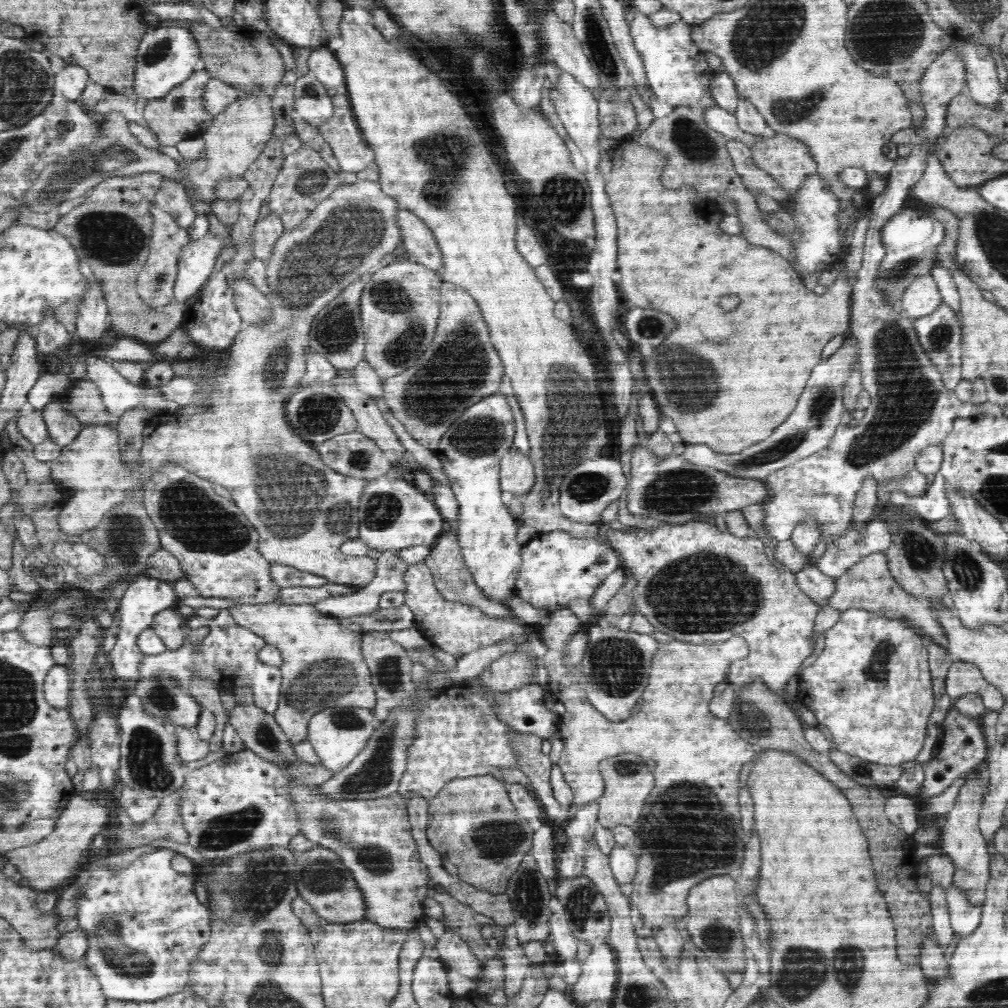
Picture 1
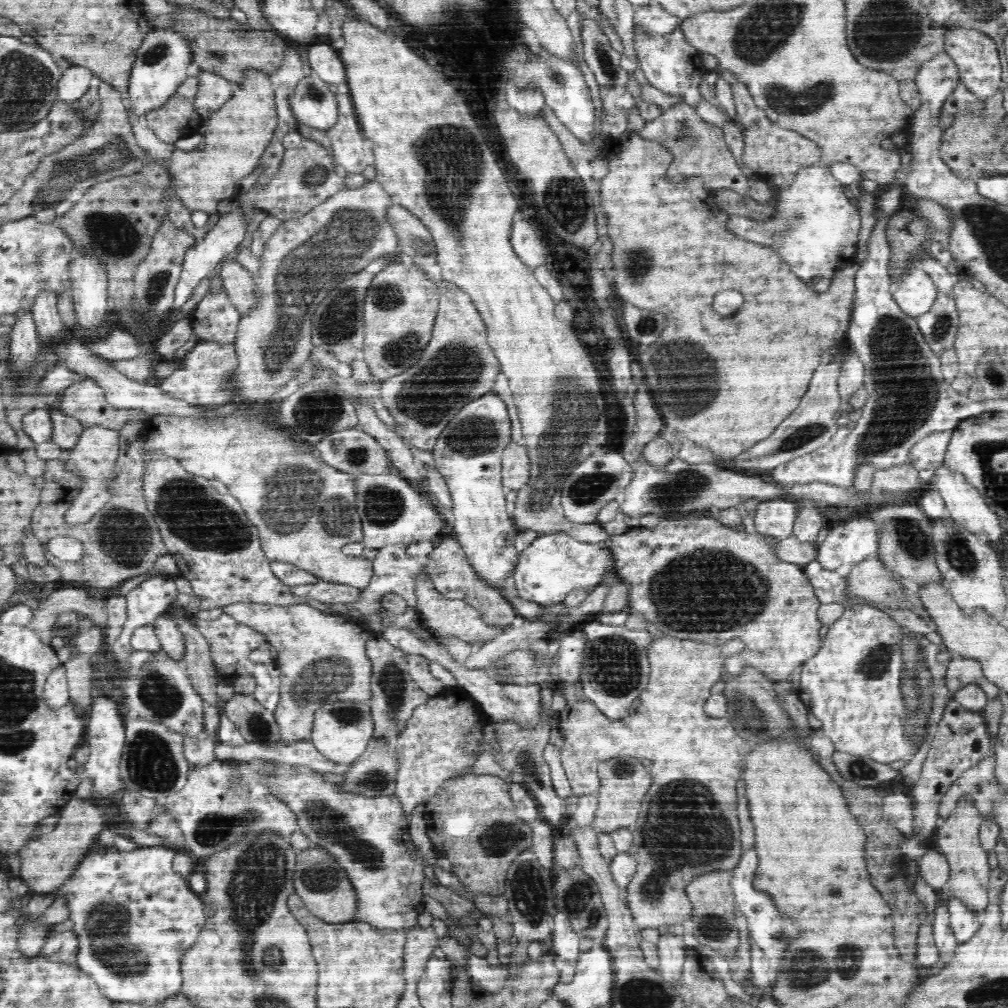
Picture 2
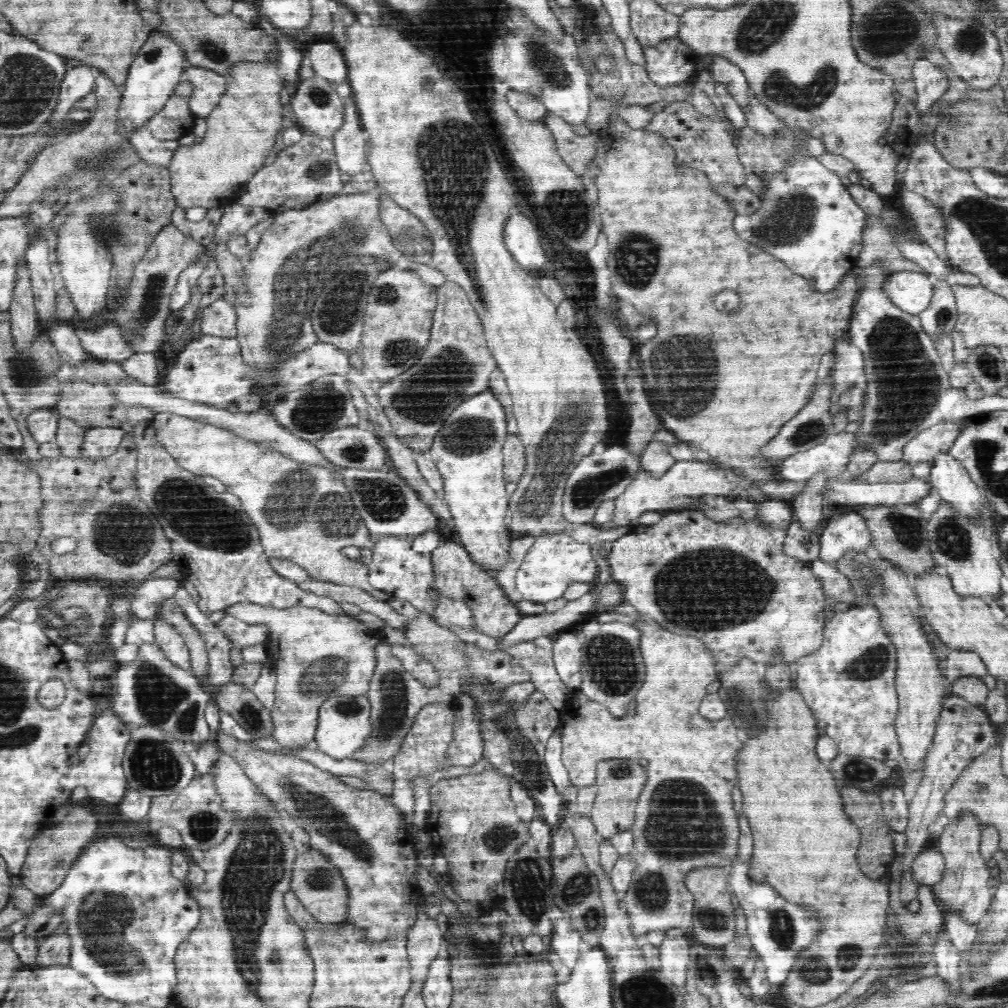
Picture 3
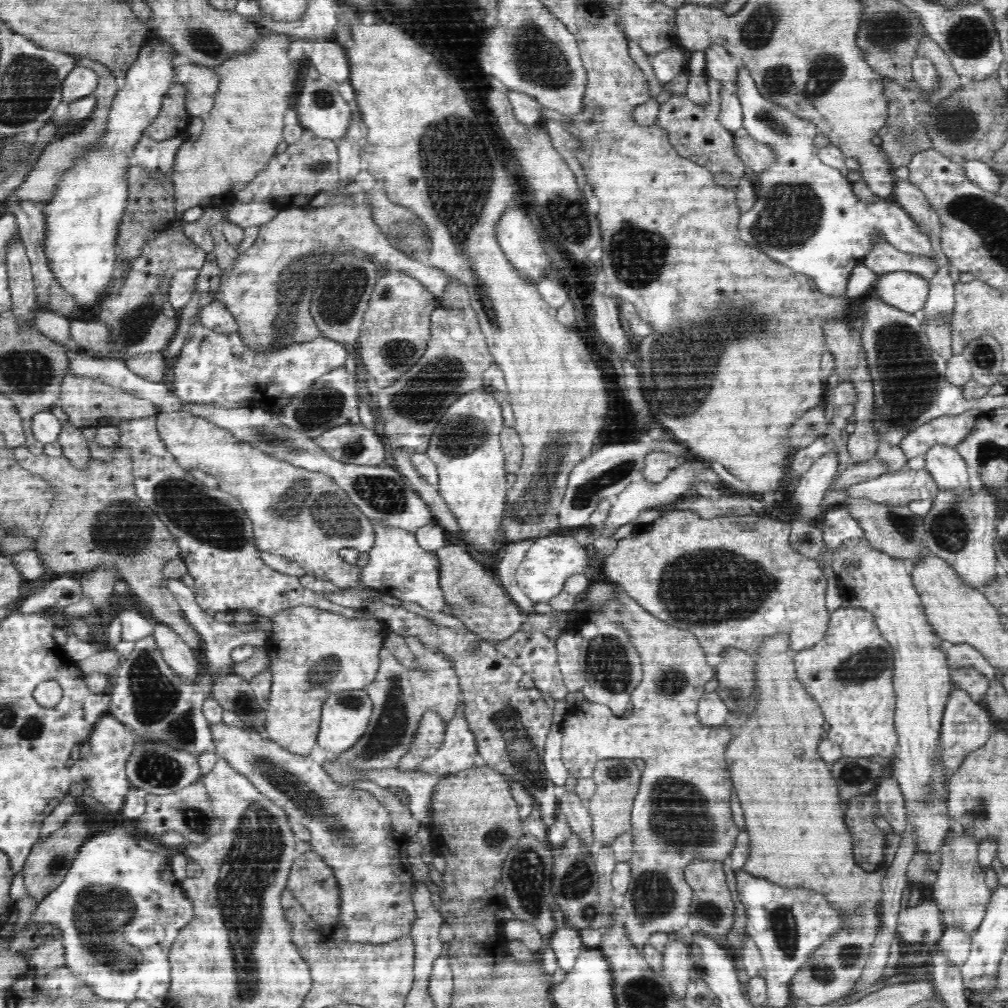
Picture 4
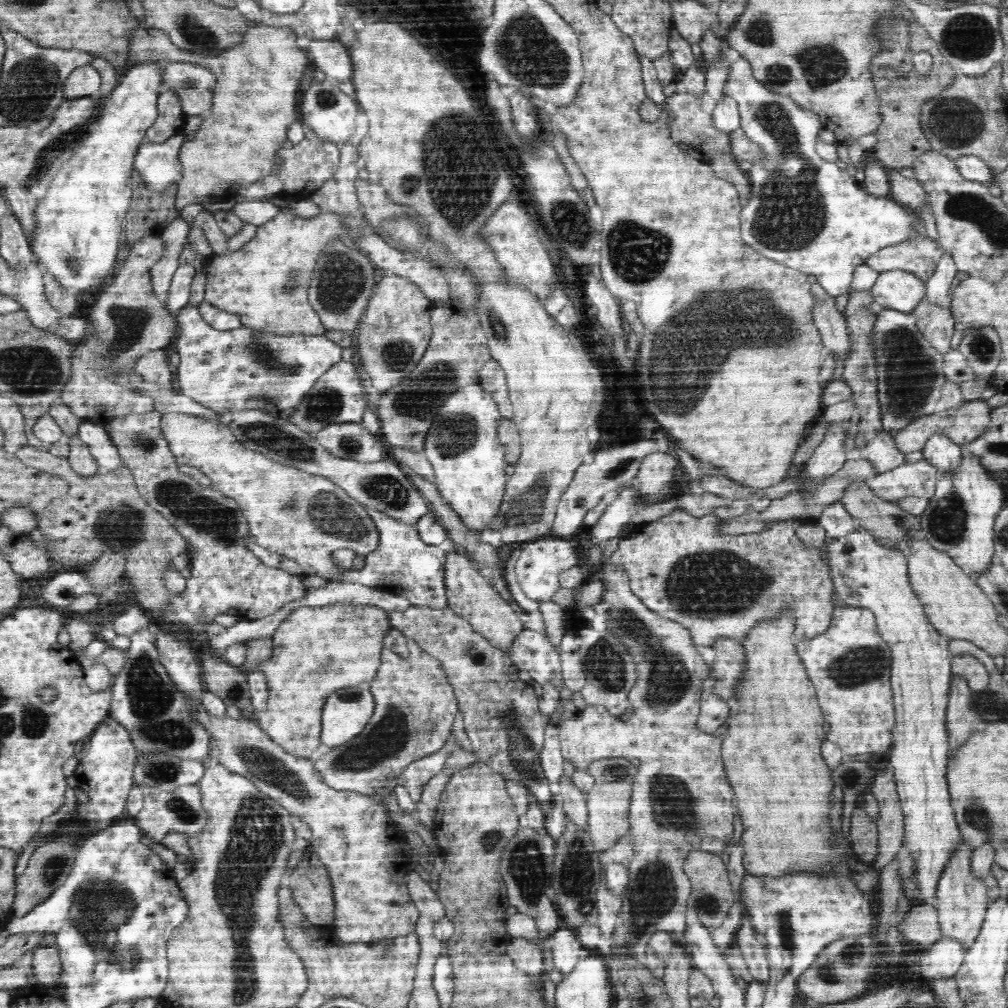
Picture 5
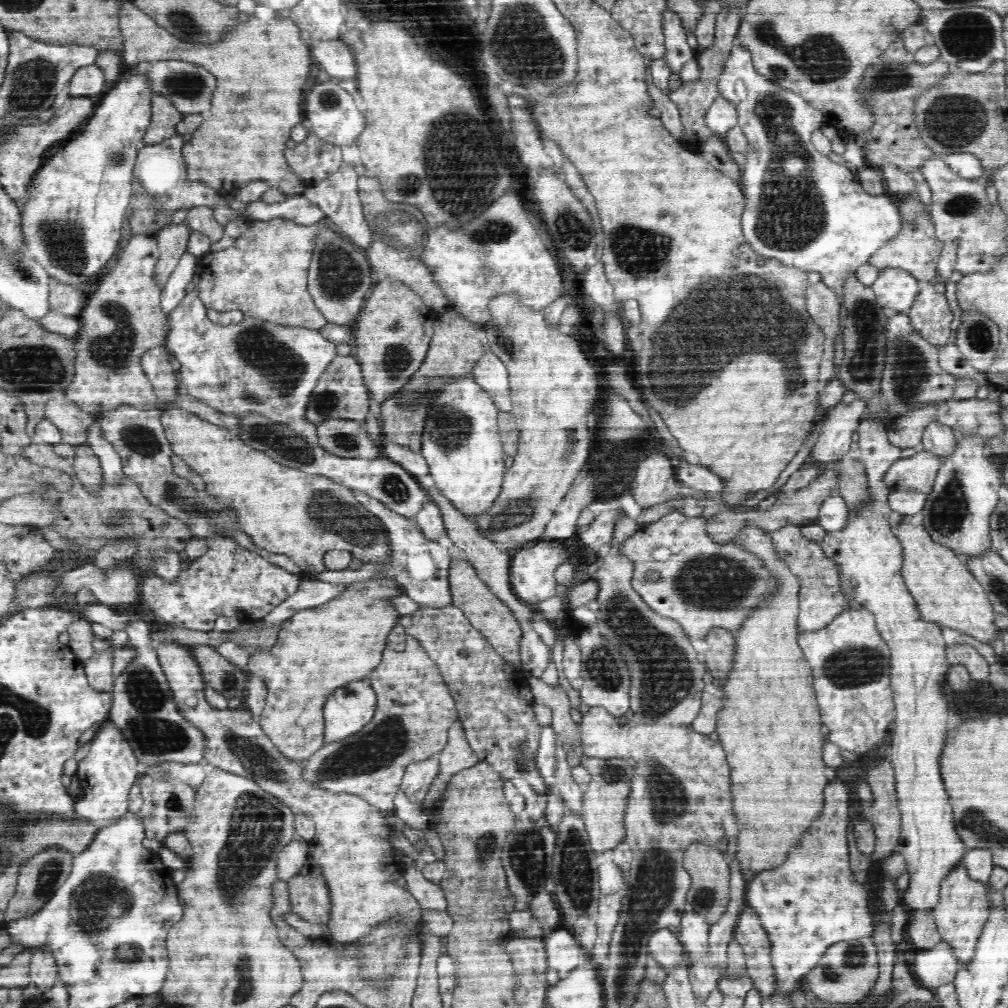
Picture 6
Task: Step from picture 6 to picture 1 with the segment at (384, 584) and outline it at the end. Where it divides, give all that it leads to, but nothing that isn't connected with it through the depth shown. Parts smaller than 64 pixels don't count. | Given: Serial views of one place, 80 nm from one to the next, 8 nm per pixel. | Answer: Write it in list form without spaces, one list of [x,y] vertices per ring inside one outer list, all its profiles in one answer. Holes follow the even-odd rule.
[[[276,601],[266,604],[237,604],[230,609],[234,620],[254,634],[261,636],[265,644],[275,646],[282,655],[281,696],[273,714],[276,723],[291,743],[307,740],[310,720],[318,712],[334,706],[354,706],[373,710],[377,699],[371,684],[371,672],[361,651],[364,632],[352,632],[344,628],[336,617],[318,612],[313,604],[282,604]]]

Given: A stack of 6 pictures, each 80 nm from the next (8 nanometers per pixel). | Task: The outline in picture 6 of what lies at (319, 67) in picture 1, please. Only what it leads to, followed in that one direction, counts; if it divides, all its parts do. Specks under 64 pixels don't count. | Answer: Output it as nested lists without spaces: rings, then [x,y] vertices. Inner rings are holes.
[[[340,39],[324,40],[313,44],[311,55],[315,62],[325,70],[330,77],[340,80],[354,79],[357,75],[354,48],[344,44]]]

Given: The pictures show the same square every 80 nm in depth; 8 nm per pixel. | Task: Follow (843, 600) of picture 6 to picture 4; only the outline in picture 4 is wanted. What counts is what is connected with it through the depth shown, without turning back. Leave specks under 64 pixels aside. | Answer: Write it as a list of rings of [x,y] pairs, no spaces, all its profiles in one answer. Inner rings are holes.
[[[671,510],[662,514],[661,518],[649,524],[636,525],[634,530],[626,538],[617,540],[617,547],[604,560],[604,572],[607,580],[613,584],[617,584],[621,589],[634,601],[636,601],[646,612],[653,614],[662,622],[670,622],[670,626],[678,626],[680,630],[691,632],[700,647],[705,653],[716,654],[716,656],[724,656],[726,648],[735,648],[736,650],[744,650],[751,656],[758,654],[760,644],[764,638],[774,636],[774,634],[789,634],[790,650],[800,652],[800,650],[808,650],[808,648],[818,644],[824,633],[827,631],[827,626],[831,615],[826,611],[826,578],[817,561],[814,558],[806,558],[802,556],[789,543],[790,525],[778,518],[770,518],[766,515],[757,515],[751,512],[749,515],[728,515],[727,517],[718,516],[718,518],[702,518],[702,516],[692,512],[692,510]]]

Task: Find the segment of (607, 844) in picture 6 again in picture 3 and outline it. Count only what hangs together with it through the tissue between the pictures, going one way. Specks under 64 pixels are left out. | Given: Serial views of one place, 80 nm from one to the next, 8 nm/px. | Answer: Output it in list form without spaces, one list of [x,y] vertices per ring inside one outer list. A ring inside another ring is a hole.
[[[626,758],[609,759],[600,761],[597,764],[596,775],[596,800],[594,800],[594,810],[590,817],[594,823],[598,838],[612,838],[614,834],[618,834],[620,830],[626,831],[631,829],[634,822],[634,810],[636,810],[636,802],[646,786],[646,770],[636,764],[638,760],[628,760]]]

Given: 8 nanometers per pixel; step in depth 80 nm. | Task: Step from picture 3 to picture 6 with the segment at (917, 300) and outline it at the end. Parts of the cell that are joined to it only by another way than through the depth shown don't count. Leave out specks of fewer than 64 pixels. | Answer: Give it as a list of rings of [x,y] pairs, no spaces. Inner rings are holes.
[[[886,268],[871,287],[881,307],[909,311],[920,293],[919,281],[904,269]]]

